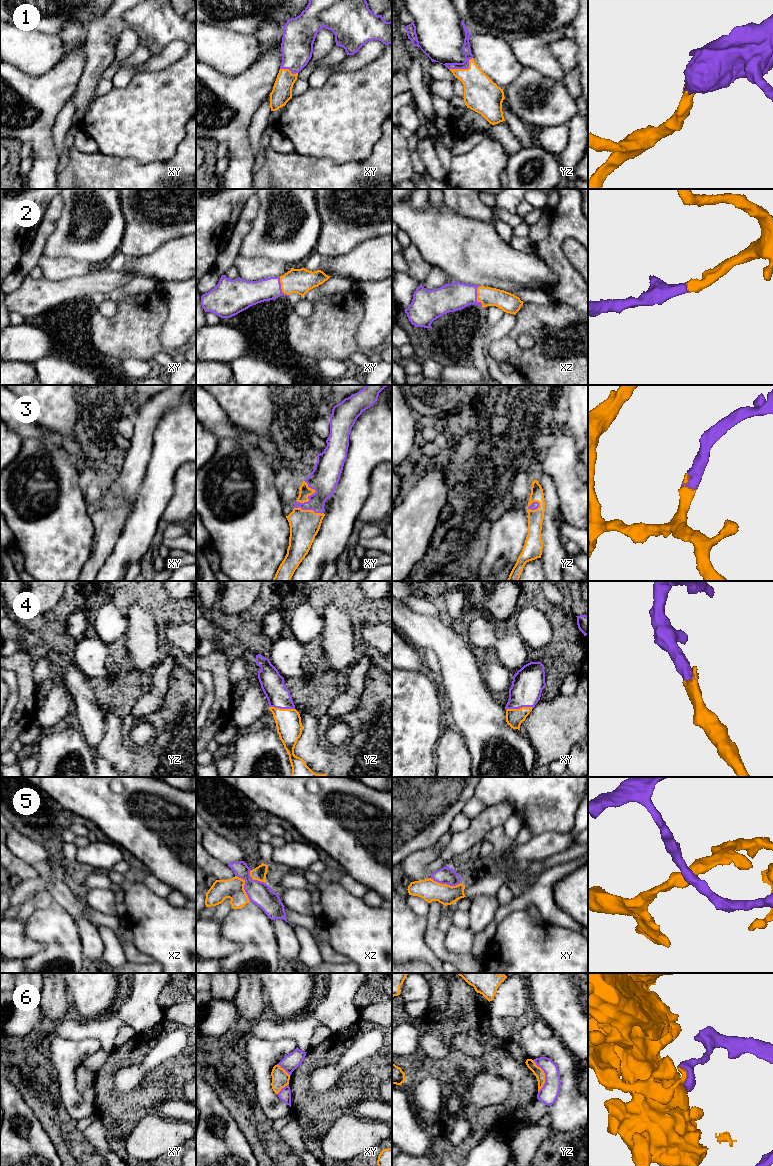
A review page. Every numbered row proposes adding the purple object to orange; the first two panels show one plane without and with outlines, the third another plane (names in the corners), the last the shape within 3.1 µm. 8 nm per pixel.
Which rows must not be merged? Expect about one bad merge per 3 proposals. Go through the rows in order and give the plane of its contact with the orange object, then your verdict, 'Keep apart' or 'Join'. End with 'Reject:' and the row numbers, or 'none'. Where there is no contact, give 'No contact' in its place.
1: Touches orange in yz. Join
2: Touches orange in xz. Join
3: Touches orange in xy. Join
4: Touches orange in xy. Join
5: Touches orange in xz. Join
6: Touches orange in yz. Keep apart
Reject: 6

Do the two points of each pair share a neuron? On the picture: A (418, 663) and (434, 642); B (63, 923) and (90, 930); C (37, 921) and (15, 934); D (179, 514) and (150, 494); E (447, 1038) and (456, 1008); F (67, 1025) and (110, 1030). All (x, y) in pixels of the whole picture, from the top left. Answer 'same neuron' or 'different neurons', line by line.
A: different neurons
B: different neurons
C: different neurons
D: different neurons
E: same neuron
F: same neuron

